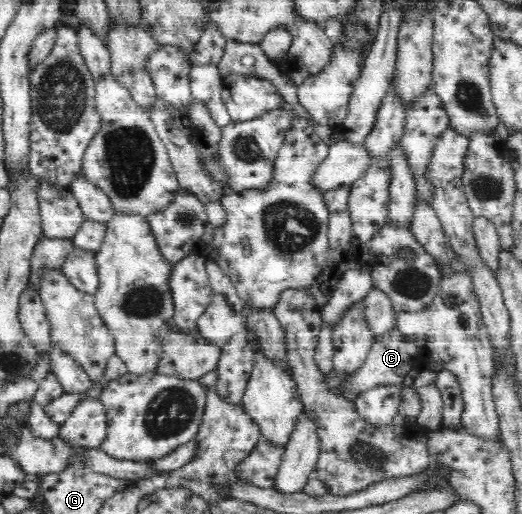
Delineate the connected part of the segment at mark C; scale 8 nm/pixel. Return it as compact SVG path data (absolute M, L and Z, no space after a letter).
M397 328L375 336L374 345L367 355L364 365L347 378L343 397L350 402L354 402L362 392L366 392L370 388L376 388L376 386L382 386L382 384L386 386L403 384L408 372L414 368L413 360L418 354L418 347L414 343L408 343L406 336L403 336Z

